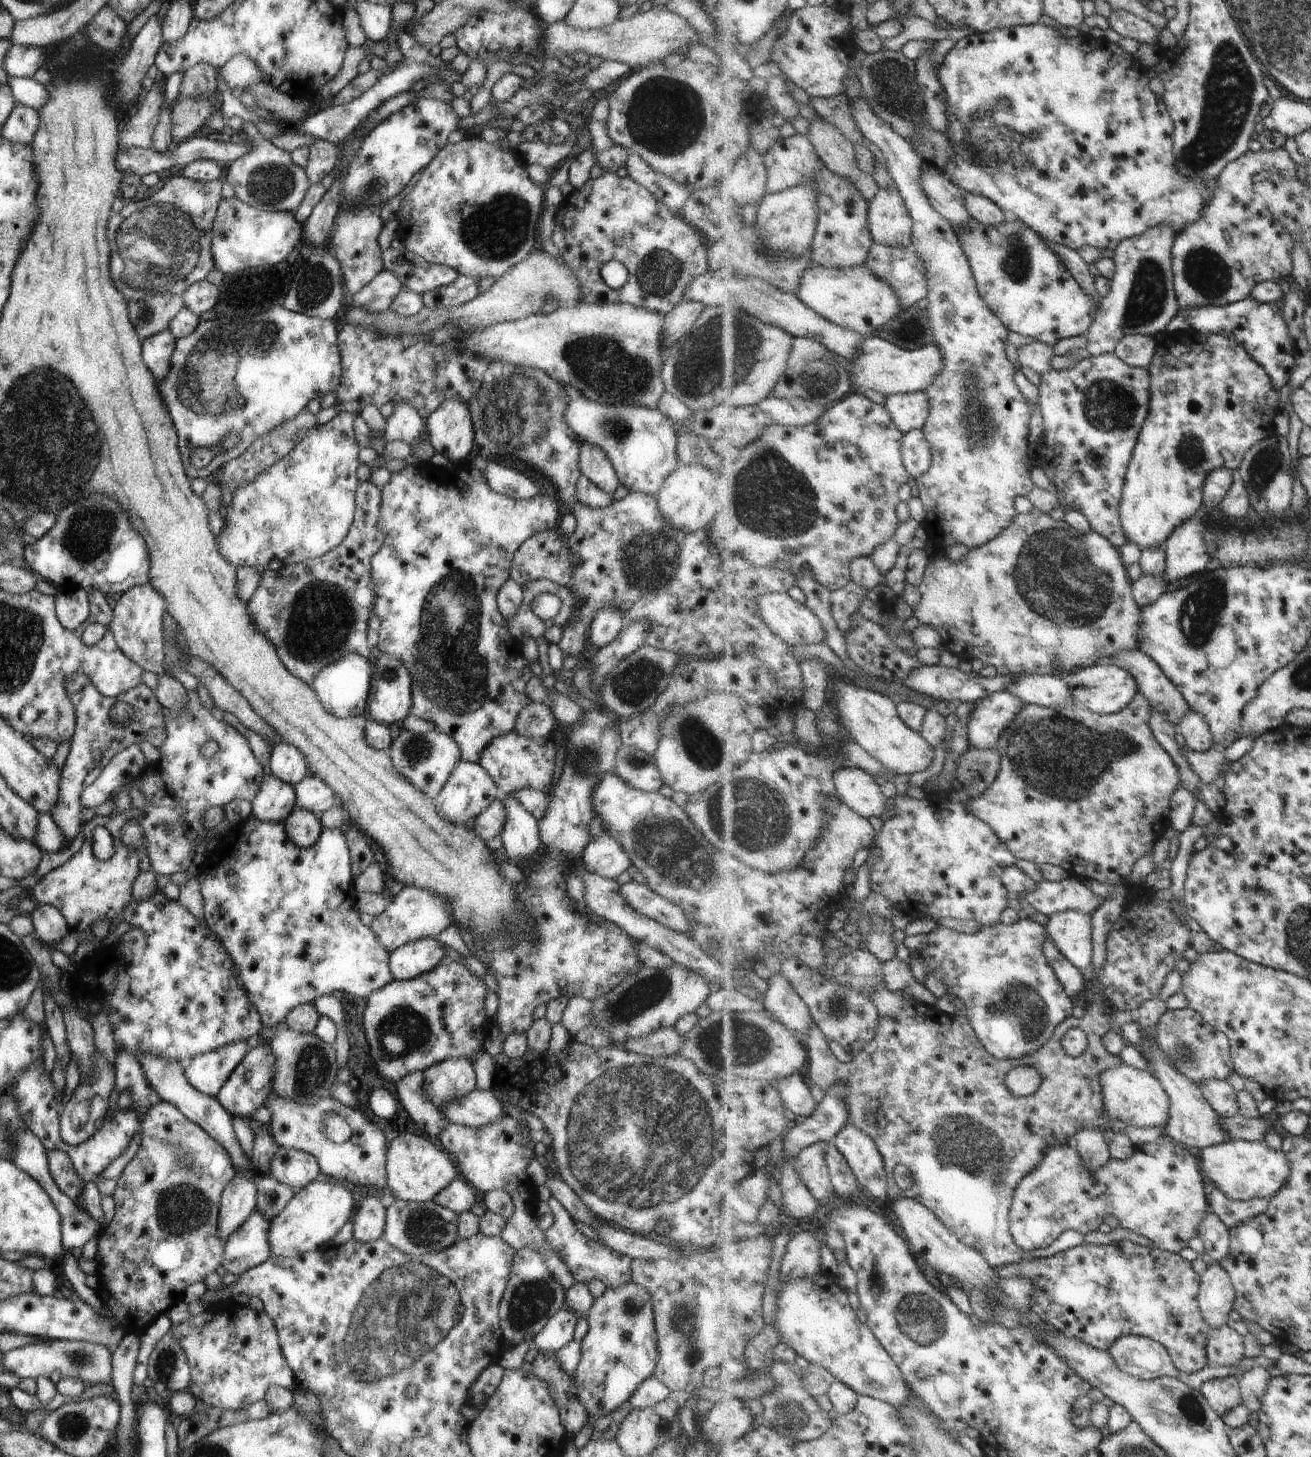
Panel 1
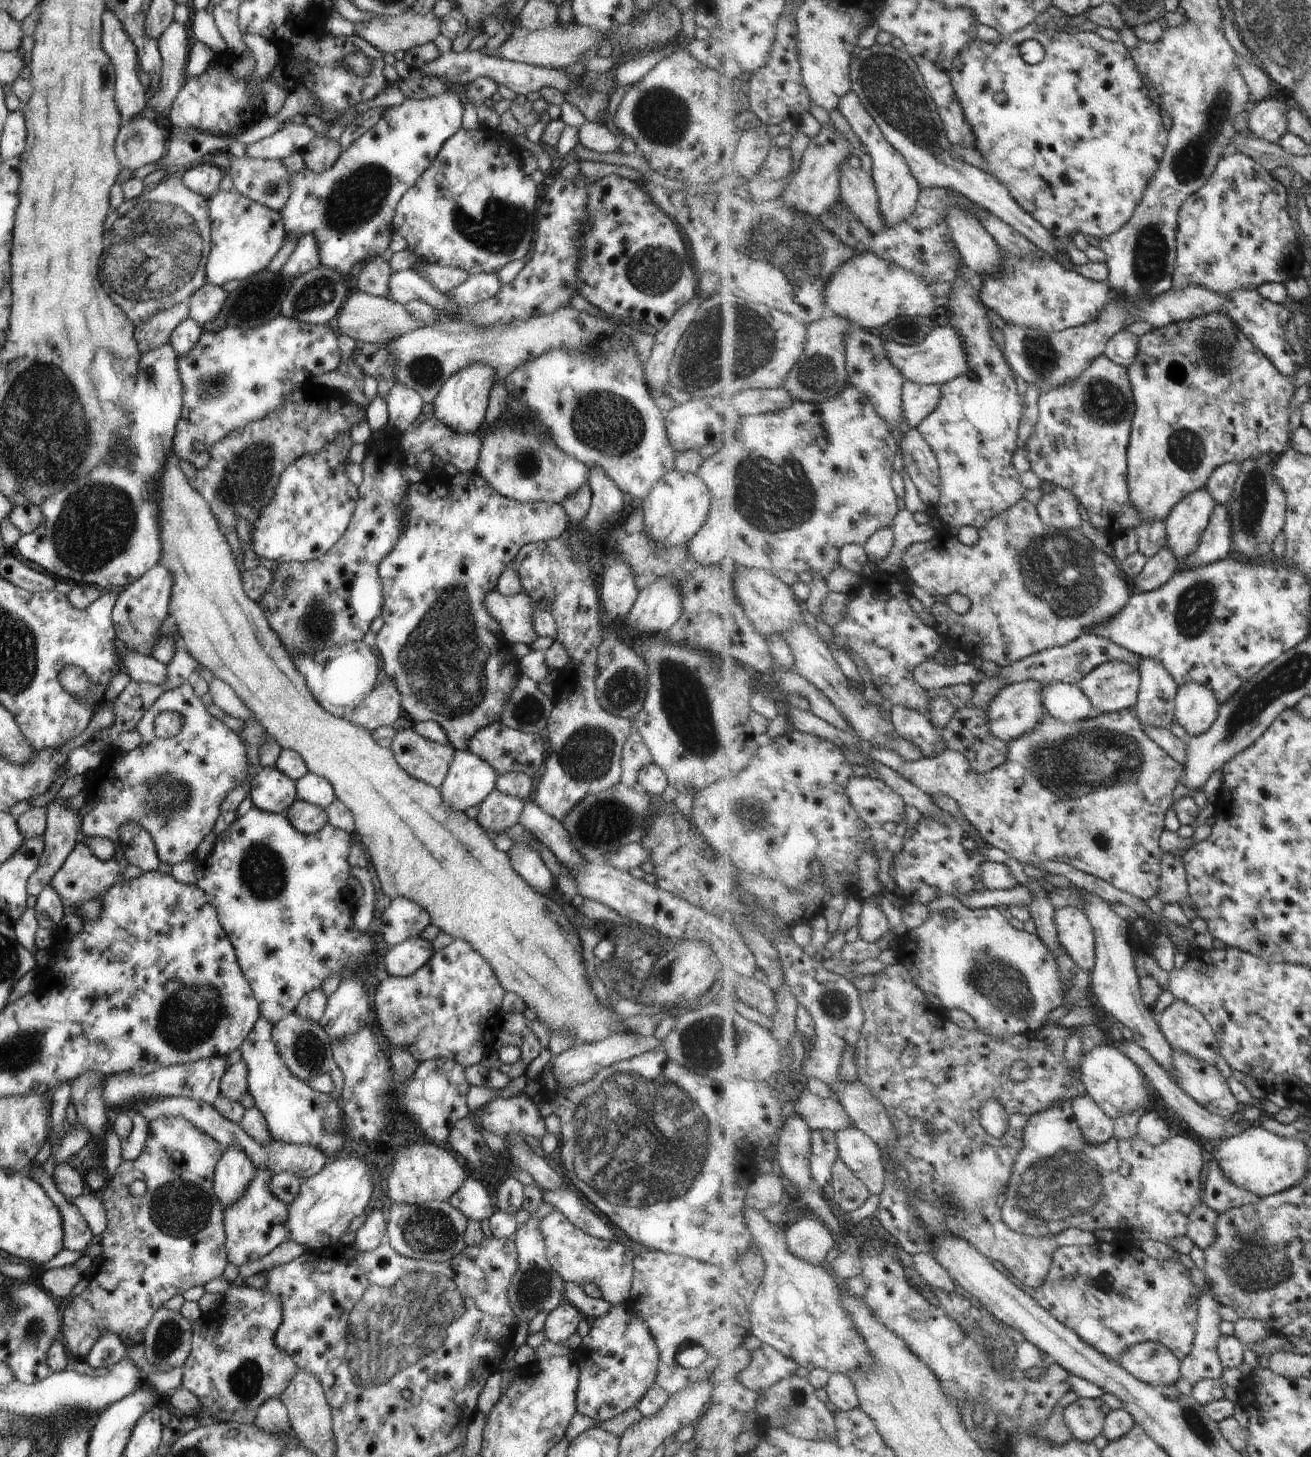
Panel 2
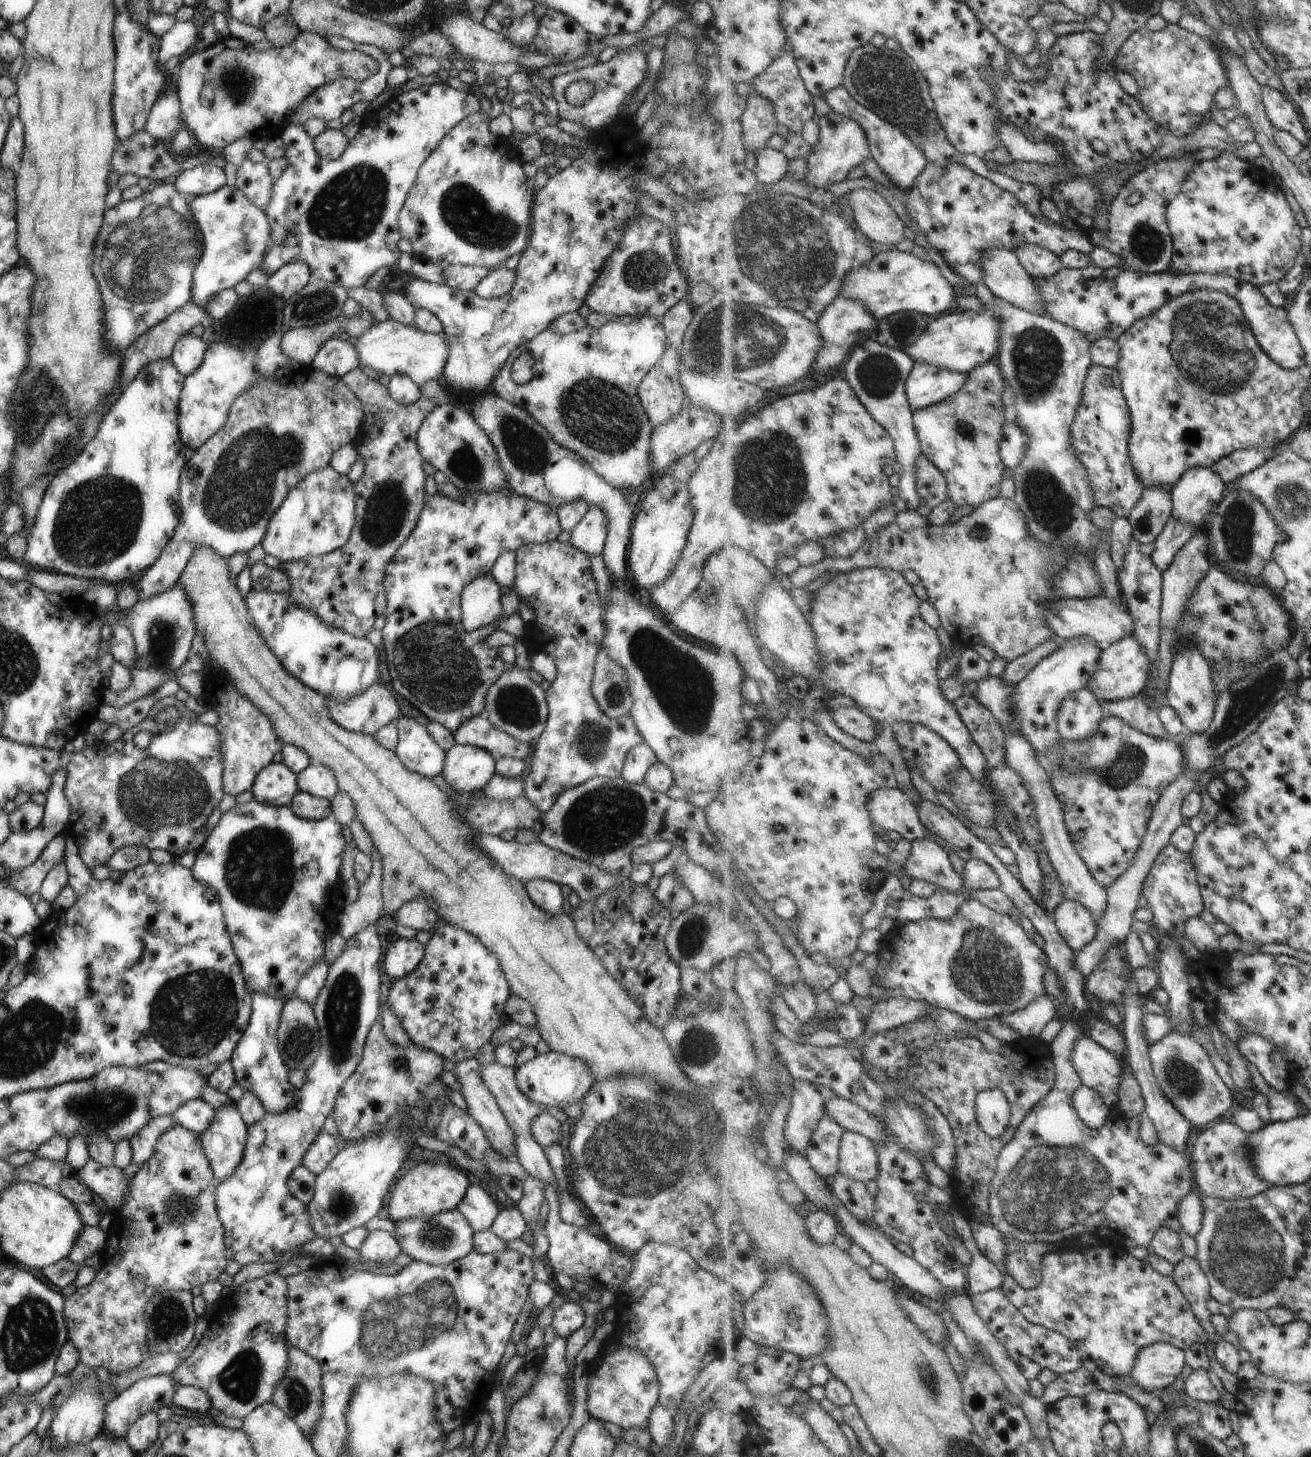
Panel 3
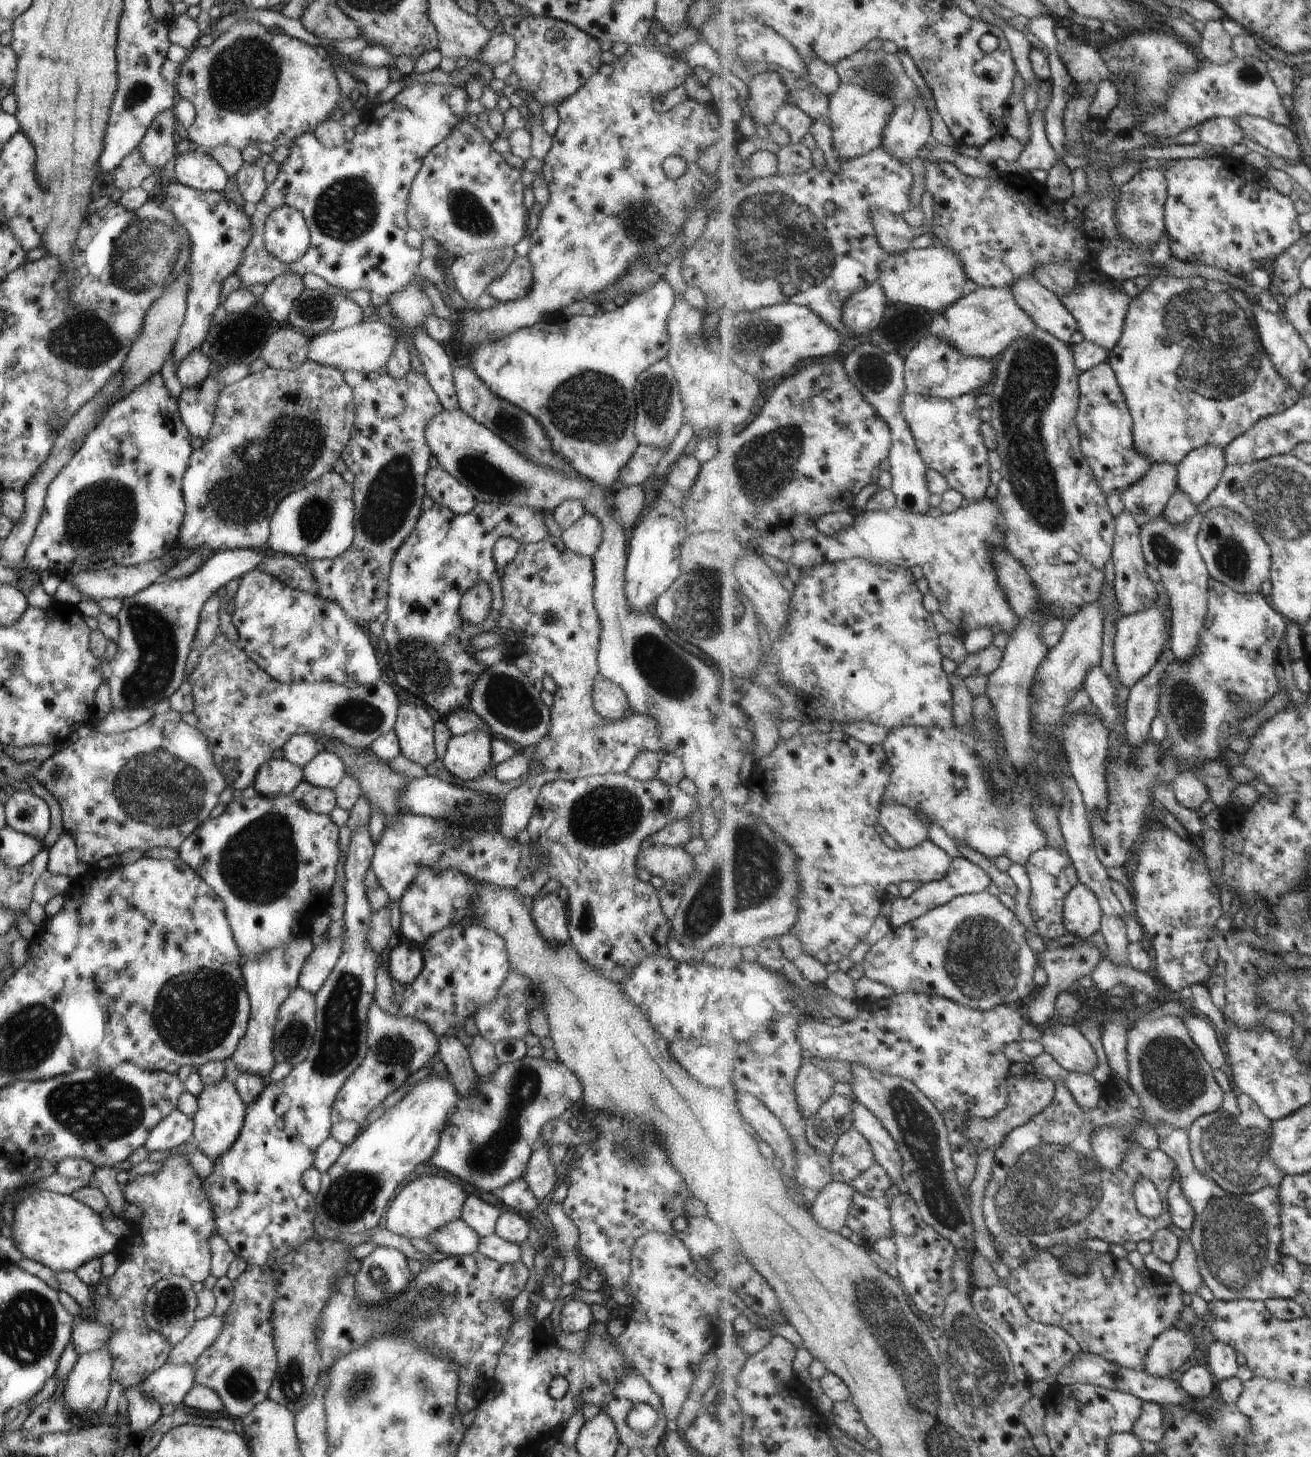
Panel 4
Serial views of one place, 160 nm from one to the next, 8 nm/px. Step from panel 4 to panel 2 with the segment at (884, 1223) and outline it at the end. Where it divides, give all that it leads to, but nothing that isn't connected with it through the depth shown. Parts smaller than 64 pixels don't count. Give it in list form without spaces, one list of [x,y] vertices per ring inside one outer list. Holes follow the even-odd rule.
[[[840,1158],[834,1164],[830,1185],[833,1188],[831,1200],[843,1212],[861,1208],[871,1196],[868,1186]]]

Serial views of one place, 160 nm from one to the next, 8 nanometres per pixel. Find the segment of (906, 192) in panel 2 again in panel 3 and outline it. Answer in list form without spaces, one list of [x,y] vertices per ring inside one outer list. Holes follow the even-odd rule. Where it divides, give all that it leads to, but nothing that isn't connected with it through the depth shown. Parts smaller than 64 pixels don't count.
[[[837,86],[832,92],[827,92],[822,97],[826,103],[831,107],[834,112],[839,112],[843,116],[849,116],[853,120],[857,120],[863,129],[865,134],[869,138],[869,146],[871,146],[872,159],[875,160],[882,172],[888,177],[888,179],[899,188],[910,191],[910,189],[916,184],[917,178],[928,167],[927,156],[925,152],[919,148],[919,144],[916,144],[911,140],[911,136],[907,136],[899,126],[893,126],[889,124],[885,118],[881,118],[879,114],[875,114],[862,106],[854,100],[849,92],[845,89],[845,86]]]

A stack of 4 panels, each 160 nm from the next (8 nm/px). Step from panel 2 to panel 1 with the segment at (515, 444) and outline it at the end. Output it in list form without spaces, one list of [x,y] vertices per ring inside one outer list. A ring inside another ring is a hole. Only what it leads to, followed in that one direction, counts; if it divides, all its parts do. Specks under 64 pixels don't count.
[[[489,459],[485,464],[482,475],[491,490],[513,497],[514,499],[528,499],[537,494],[539,486],[526,473],[505,466],[503,462]]]

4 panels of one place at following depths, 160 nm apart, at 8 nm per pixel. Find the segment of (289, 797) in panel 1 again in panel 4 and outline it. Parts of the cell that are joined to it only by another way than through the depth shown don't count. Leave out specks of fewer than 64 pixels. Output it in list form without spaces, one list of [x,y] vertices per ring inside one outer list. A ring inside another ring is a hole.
[[[270,759],[257,768],[252,786],[264,796],[290,795],[301,781],[302,768],[284,759]]]

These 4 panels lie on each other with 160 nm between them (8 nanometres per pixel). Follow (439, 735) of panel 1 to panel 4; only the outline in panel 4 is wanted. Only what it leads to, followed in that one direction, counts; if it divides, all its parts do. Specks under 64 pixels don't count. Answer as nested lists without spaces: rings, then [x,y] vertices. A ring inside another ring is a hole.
[[[421,702],[400,703],[393,732],[403,758],[426,767],[436,760],[434,752],[434,721]]]

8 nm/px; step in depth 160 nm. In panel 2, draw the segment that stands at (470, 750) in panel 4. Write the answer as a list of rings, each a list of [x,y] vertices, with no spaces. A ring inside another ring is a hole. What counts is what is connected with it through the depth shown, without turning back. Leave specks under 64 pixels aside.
[[[454,750],[454,757],[438,788],[441,800],[452,809],[463,812],[477,806],[495,789],[495,771],[469,751]]]

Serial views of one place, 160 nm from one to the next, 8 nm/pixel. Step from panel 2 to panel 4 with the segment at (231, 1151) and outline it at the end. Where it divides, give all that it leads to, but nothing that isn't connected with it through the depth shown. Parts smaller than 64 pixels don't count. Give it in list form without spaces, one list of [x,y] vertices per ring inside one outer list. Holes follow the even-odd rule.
[[[225,1078],[217,1080],[215,1084],[204,1086],[203,1090],[196,1097],[197,1110],[193,1112],[192,1132],[190,1141],[194,1147],[210,1160],[217,1158],[229,1144],[237,1138],[241,1124],[243,1124],[243,1114],[245,1105],[241,1101],[233,1082],[228,1082]]]

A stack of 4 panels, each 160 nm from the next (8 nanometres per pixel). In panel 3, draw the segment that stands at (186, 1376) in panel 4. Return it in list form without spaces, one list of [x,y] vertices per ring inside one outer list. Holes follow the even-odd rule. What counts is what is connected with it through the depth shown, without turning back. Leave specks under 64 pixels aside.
[[[171,1373],[147,1376],[133,1382],[129,1388],[107,1401],[100,1432],[113,1436],[113,1440],[124,1438],[127,1426],[141,1413],[156,1412],[161,1406],[169,1407],[177,1387]]]

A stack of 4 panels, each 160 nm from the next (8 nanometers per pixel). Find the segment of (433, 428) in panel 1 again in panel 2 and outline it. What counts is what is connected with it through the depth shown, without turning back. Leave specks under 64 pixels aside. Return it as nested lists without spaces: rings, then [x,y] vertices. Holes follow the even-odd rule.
[[[466,365],[453,373],[441,385],[432,400],[433,417],[456,433],[476,433],[485,414],[489,390],[495,380],[496,370],[489,365]]]

